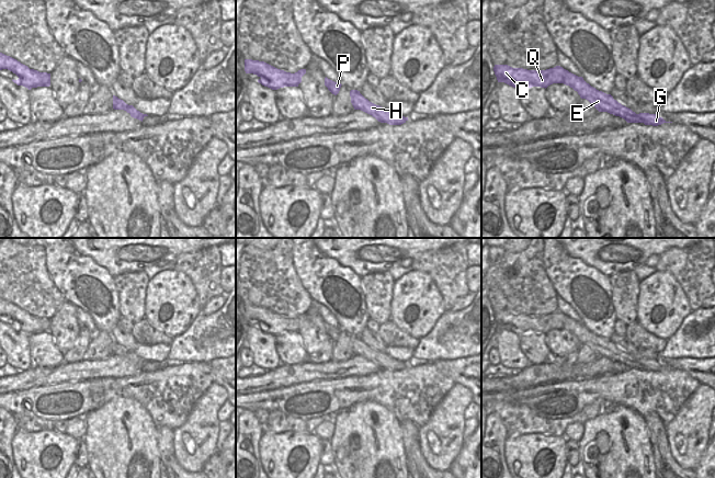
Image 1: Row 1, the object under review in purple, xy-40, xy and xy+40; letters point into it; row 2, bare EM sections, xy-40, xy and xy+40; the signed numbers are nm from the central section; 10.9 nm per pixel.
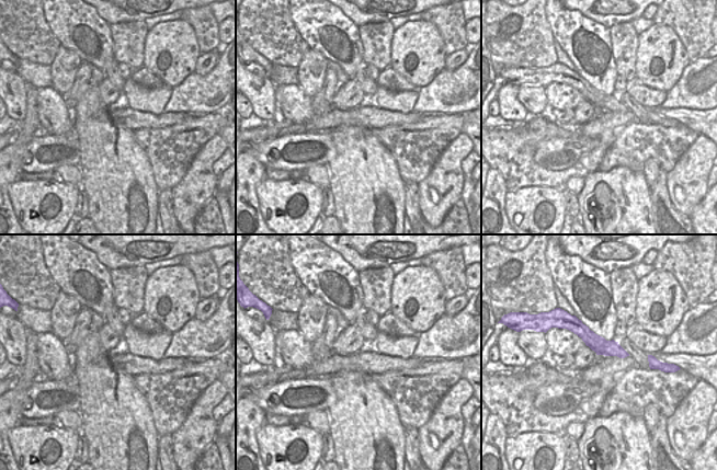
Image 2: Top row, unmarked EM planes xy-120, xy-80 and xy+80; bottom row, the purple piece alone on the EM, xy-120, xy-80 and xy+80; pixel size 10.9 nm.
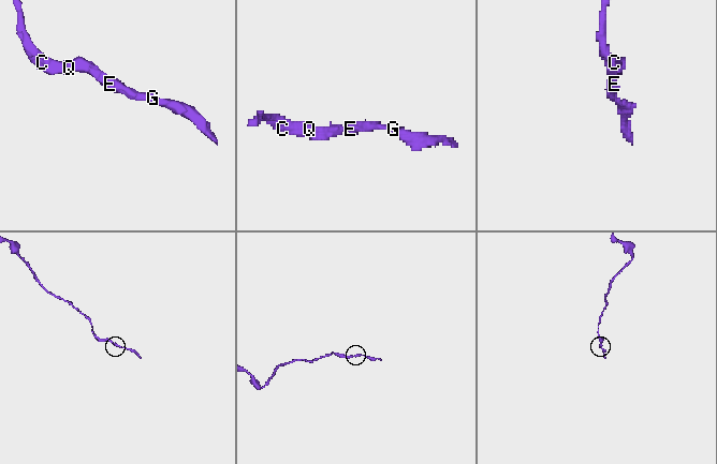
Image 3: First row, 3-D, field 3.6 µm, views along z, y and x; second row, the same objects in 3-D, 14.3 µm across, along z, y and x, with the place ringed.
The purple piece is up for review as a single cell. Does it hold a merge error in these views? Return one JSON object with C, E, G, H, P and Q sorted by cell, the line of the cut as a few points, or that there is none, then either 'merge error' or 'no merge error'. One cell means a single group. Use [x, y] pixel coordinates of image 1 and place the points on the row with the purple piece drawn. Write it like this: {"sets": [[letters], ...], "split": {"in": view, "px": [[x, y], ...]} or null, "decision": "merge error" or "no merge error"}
{"sets": [["C", "E", "G", "H", "P", "Q"]], "split": null, "decision": "no merge error"}

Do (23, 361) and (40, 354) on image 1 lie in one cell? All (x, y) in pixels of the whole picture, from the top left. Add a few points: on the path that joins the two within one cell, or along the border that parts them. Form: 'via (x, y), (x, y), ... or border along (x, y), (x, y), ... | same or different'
border along (29, 336), (29, 353), (33, 363) | different

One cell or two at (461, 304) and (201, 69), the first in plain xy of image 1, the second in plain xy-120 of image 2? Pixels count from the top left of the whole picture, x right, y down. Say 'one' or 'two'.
one

